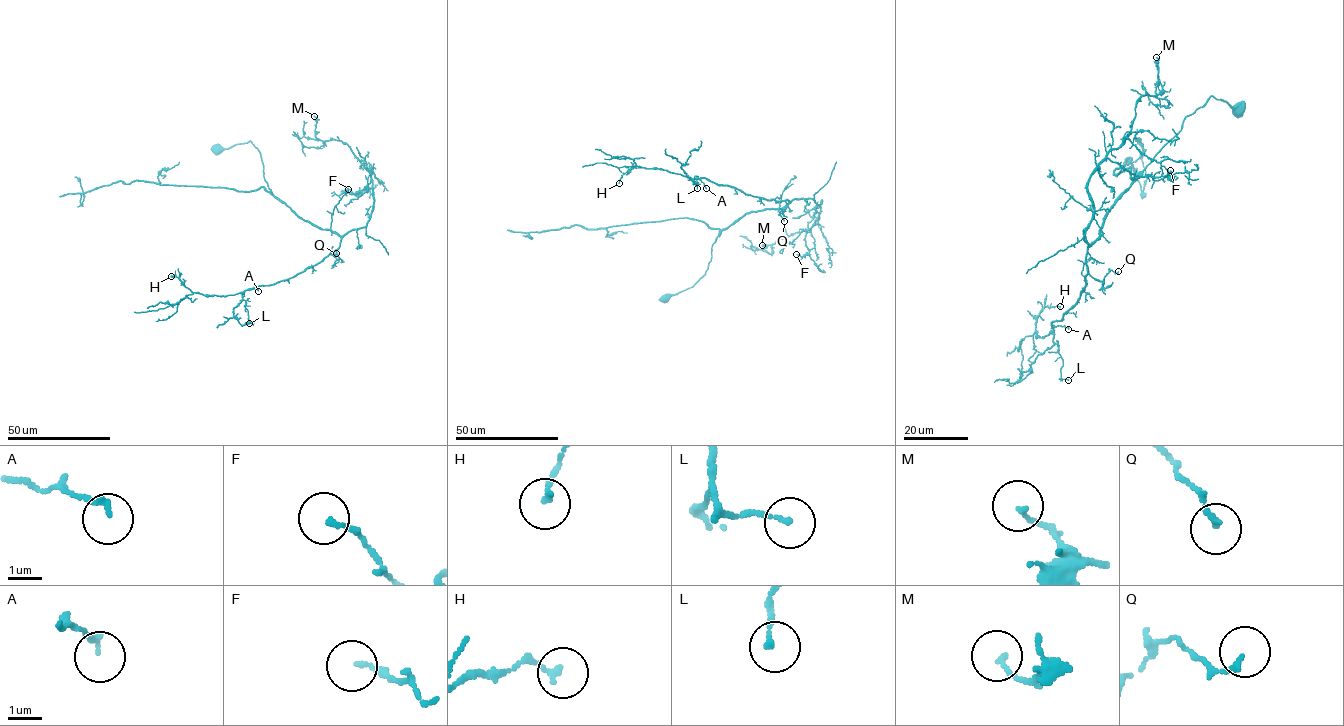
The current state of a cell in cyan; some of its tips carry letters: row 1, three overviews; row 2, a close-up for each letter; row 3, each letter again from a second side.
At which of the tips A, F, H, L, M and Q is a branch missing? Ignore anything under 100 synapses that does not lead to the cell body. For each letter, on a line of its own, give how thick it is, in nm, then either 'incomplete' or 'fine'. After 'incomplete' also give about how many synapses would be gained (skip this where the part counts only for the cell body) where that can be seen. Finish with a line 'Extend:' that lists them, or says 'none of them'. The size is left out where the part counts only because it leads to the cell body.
A: 170 nm | fine
F: 140 nm | fine
H: 160 nm | fine
L: 140 nm | fine
M: 140 nm | fine
Q: 160 nm | fine
Extend: none of them

